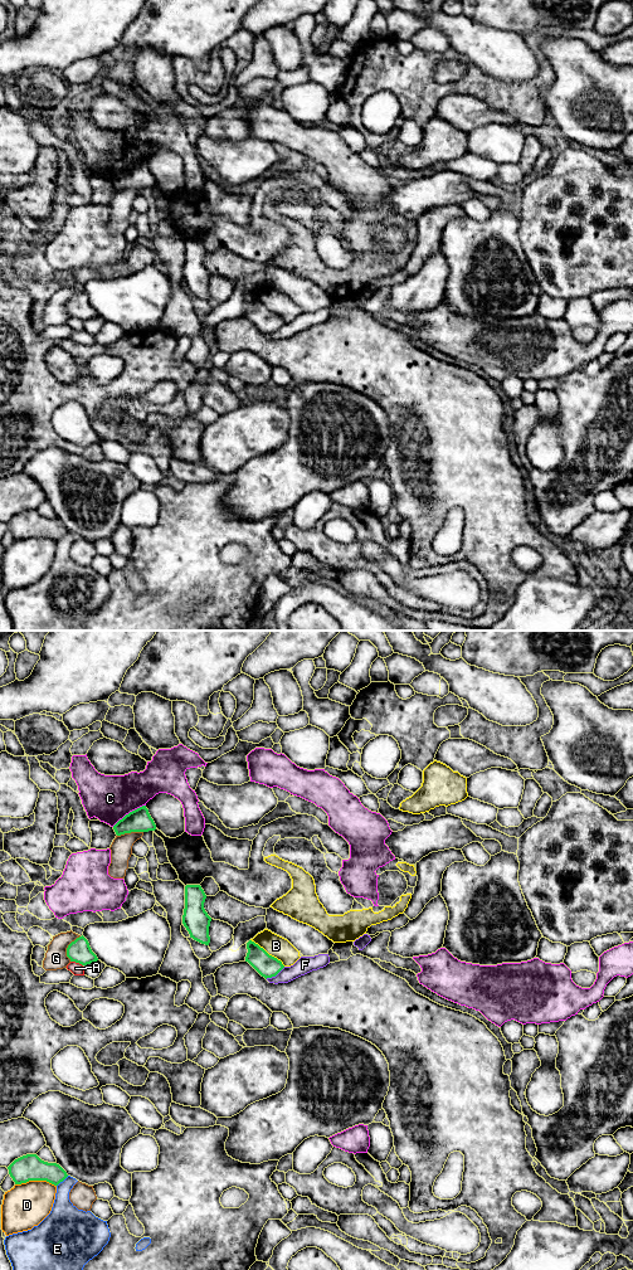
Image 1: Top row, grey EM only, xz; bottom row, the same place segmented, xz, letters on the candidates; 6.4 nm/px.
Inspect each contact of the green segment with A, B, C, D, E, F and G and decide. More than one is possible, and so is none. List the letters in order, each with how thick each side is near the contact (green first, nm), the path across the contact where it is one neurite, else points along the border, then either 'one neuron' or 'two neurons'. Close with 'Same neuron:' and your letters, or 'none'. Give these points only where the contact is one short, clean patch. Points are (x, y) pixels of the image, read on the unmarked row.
A: 140/80 nm | two neurons
B: 140/140 nm | two neurons
C: 140/300 nm | two neurons
D: 170/280 nm | two neurons
E: 170/220 nm | two neurons
F: 140/110 nm | along xz (285, 322), (274, 331), (266, 334) | two neurons
G: 140/140 nm | two neurons
Same neuron: none

